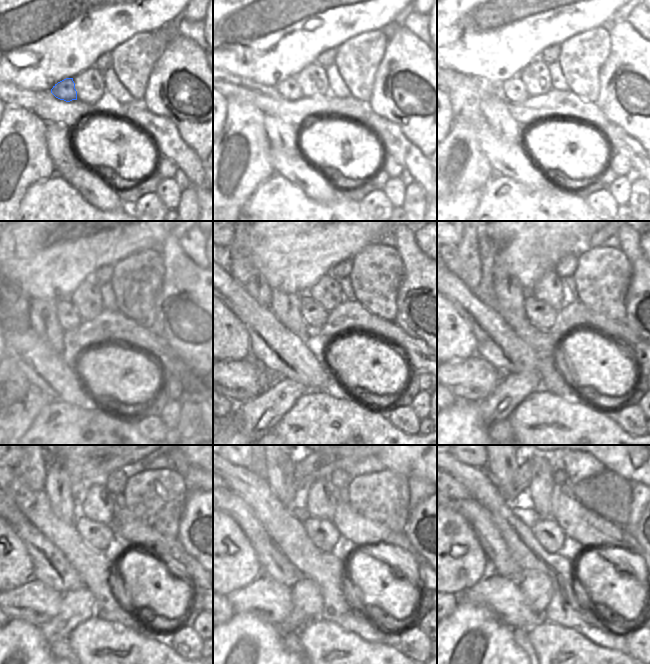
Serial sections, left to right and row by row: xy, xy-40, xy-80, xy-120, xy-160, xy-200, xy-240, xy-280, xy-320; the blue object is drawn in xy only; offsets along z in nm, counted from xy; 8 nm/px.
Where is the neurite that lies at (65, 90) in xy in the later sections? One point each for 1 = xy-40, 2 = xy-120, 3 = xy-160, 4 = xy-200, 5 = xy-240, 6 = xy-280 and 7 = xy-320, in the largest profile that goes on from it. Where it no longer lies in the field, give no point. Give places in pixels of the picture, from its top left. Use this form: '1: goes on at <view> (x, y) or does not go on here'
1: goes on at xy-40 (289, 88)
2: goes on at xy-120 (76, 314)
3: goes on at xy-160 (314, 315)
4: goes on at xy-200 (543, 316)
5: goes on at xy-240 (101, 537)
6: goes on at xy-280 (323, 533)
7: goes on at xy-320 (548, 533)

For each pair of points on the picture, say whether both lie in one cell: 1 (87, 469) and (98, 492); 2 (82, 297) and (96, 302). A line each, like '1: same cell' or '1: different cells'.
1: different cells
2: same cell

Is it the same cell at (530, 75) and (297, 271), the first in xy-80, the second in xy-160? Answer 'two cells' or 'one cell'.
two cells

